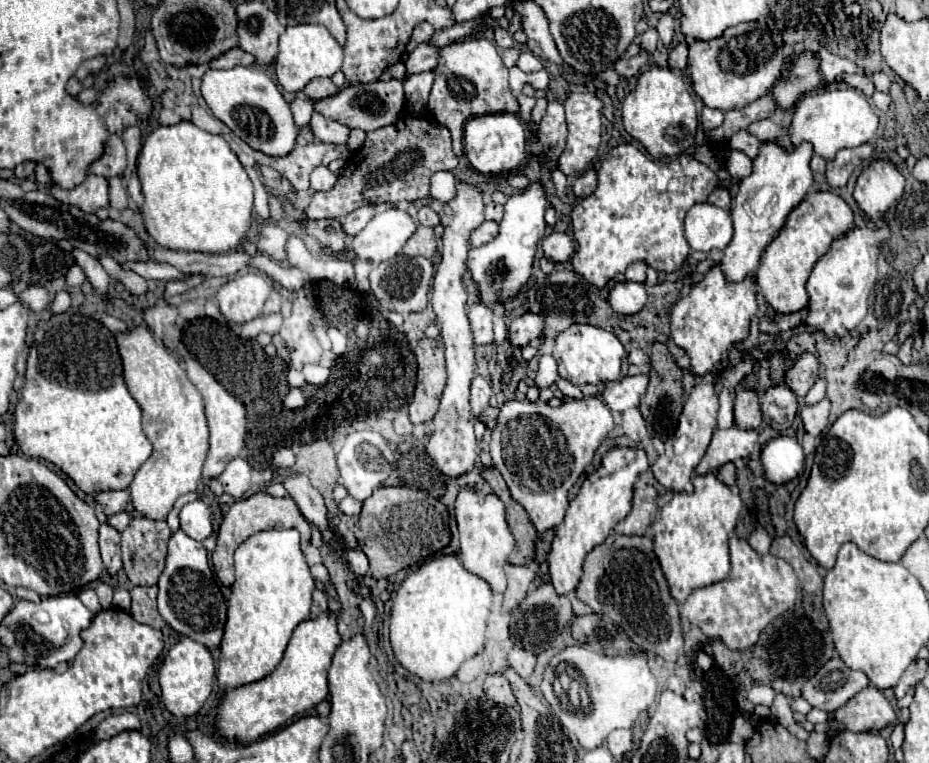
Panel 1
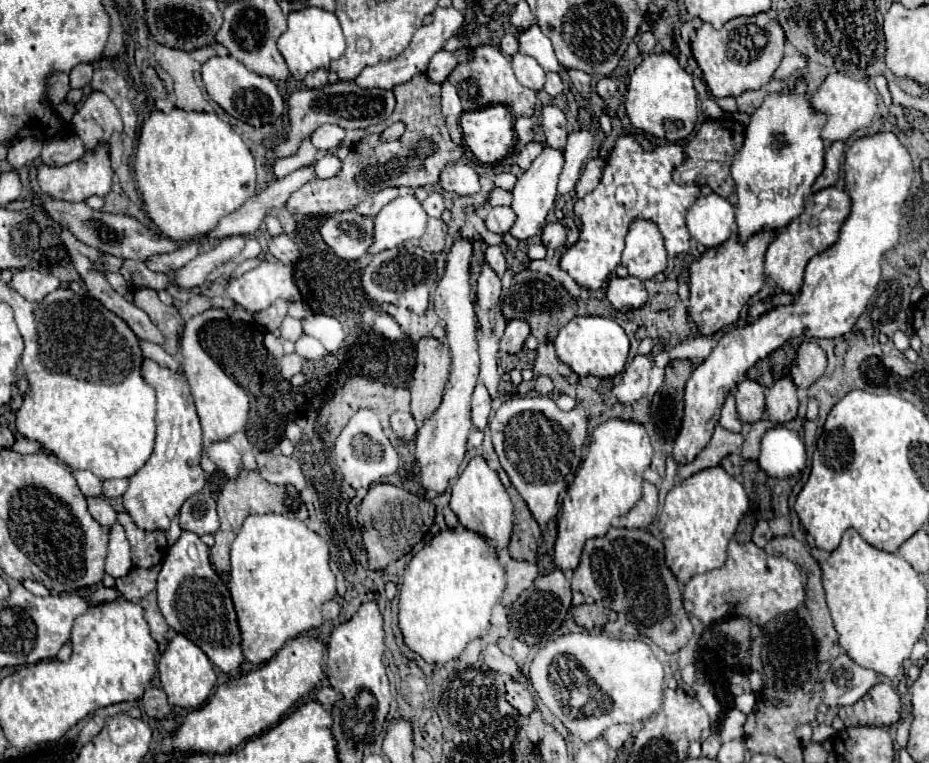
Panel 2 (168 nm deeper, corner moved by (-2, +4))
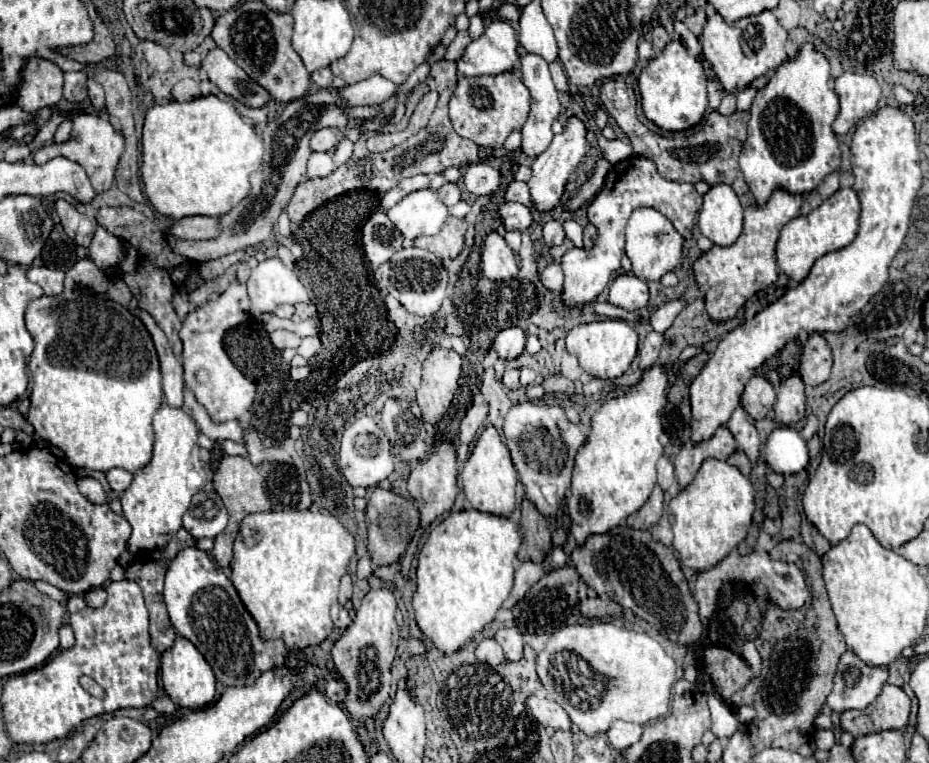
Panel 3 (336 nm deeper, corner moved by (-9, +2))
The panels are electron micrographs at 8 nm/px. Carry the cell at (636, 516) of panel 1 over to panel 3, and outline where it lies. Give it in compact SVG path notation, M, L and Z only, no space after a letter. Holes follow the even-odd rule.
M655 486L649 500L639 508L639 512L635 512L629 518L629 524L631 524L631 528L647 530L659 522L661 514L663 514L663 490L661 490L661 486Z

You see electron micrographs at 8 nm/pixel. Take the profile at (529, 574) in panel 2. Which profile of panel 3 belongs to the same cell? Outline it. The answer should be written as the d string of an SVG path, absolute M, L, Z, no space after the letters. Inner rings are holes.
M521 562L519 568L515 570L515 586L507 598L507 602L503 604L505 608L513 608L535 584L537 580L545 574L543 566L541 564L535 564L535 562Z

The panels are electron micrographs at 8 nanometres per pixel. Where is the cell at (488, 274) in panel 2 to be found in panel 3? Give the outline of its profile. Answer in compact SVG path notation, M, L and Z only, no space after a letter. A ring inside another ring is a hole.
M491 232L485 238L485 246L481 252L481 274L493 282L505 282L511 280L517 272L519 268L515 262L515 254L497 232Z

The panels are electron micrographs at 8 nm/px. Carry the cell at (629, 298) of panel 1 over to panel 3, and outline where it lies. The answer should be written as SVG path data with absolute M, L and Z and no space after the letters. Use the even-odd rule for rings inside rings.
M633 274L617 276L609 290L609 302L629 312L641 310L649 302L649 288L641 278Z

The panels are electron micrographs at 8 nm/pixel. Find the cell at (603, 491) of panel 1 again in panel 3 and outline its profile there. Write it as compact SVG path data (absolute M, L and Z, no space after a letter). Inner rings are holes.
M651 366L643 372L643 378L627 390L623 396L605 402L591 420L591 434L585 446L579 450L575 458L573 482L571 482L571 496L567 500L569 516L571 516L571 536L575 538L577 546L583 546L587 536L591 534L605 534L611 528L625 522L625 518L637 512L649 498L655 486L655 466L663 454L663 446L659 444L661 432L661 418L659 412L665 406L665 390L667 390L667 376L665 370L659 366Z

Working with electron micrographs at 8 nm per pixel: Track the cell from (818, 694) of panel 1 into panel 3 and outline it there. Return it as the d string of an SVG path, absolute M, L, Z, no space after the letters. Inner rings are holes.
M847 650L841 656L833 692L827 698L827 706L833 712L851 708L867 708L881 692L887 682L887 668L869 668L859 656Z

